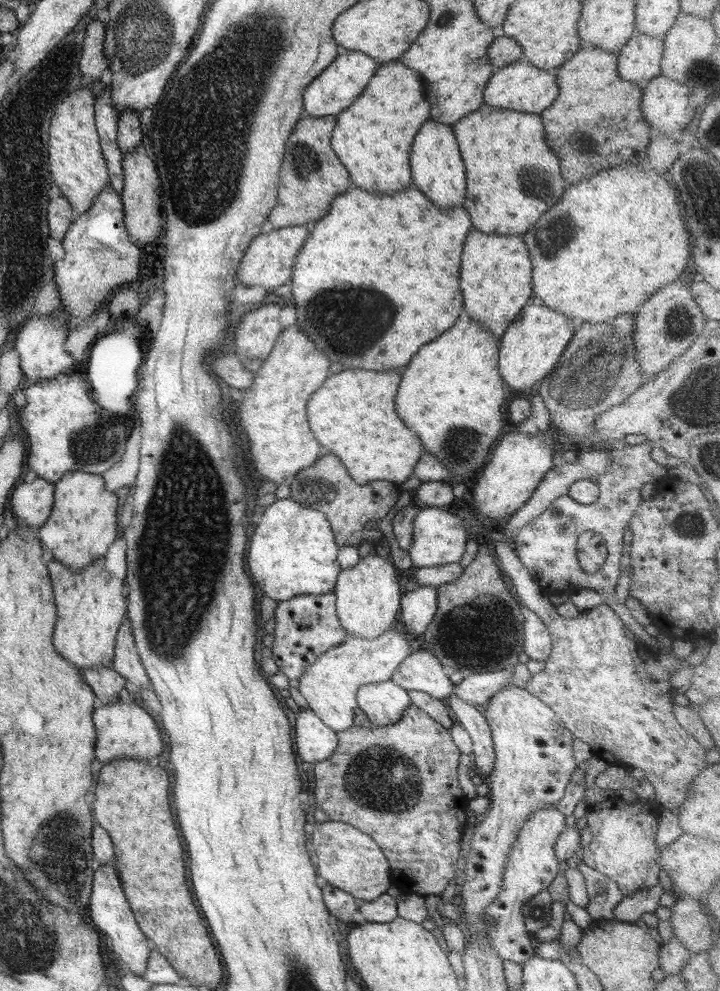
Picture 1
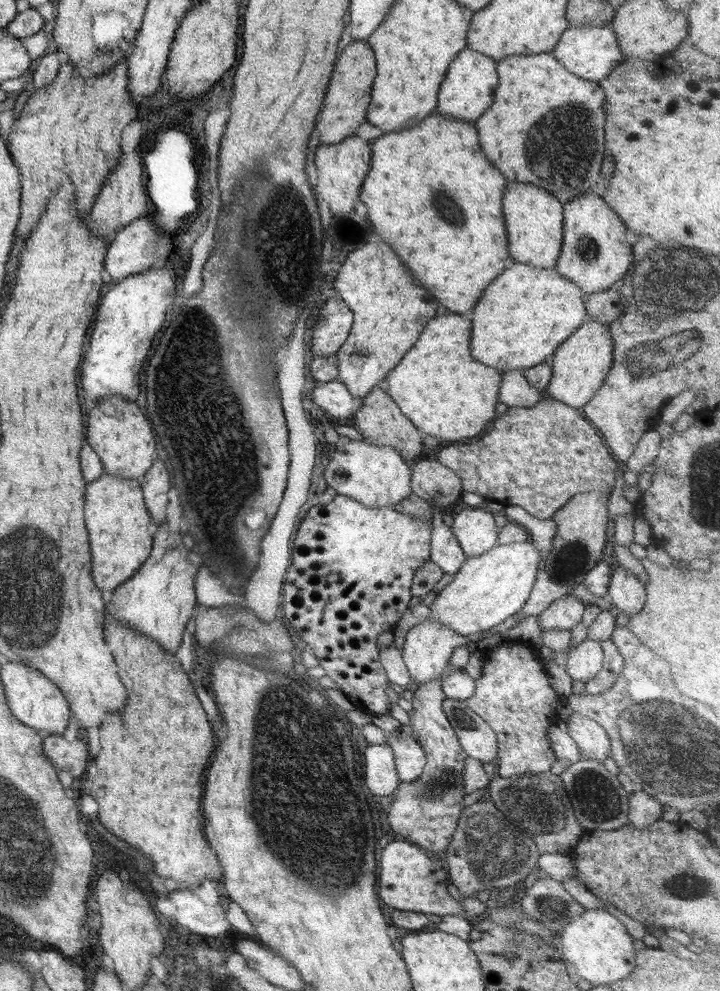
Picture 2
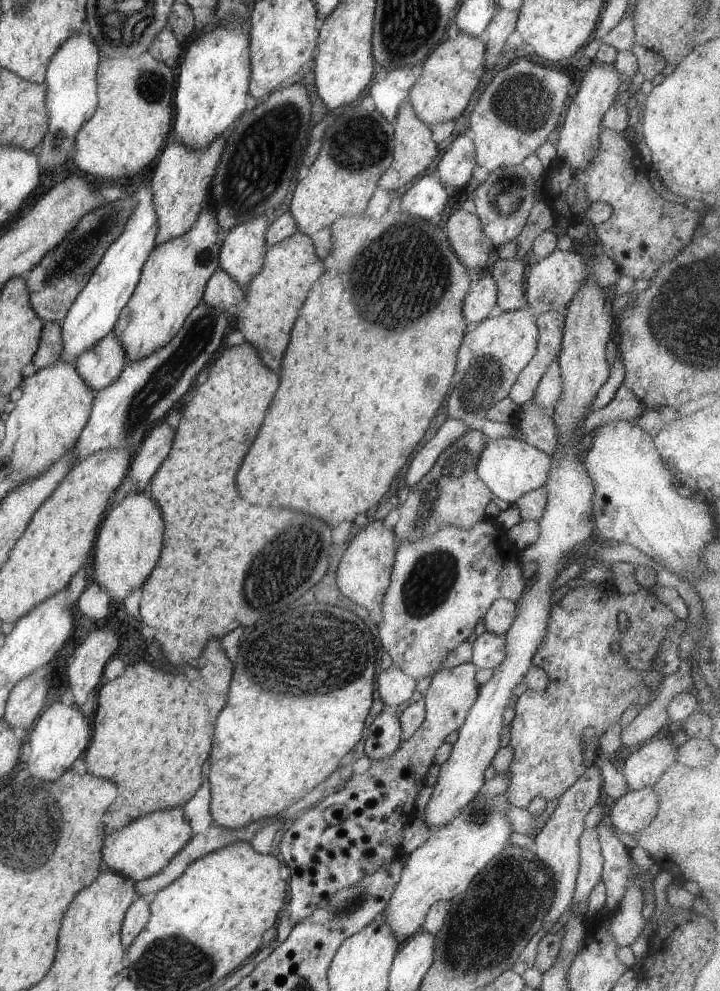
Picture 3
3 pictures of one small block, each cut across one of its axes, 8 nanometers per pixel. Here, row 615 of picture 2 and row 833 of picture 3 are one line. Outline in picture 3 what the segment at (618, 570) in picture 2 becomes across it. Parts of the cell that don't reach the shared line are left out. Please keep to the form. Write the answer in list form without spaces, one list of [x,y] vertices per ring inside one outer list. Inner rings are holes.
[[[653,787],[629,791],[610,808],[610,822],[615,832],[634,834],[646,828],[658,812],[658,796]]]

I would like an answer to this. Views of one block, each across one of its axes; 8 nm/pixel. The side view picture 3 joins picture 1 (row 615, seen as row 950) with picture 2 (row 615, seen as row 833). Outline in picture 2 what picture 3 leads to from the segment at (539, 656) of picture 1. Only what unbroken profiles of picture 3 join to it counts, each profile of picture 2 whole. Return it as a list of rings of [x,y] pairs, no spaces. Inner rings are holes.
[[[568,594],[552,602],[544,612],[536,617],[544,631],[570,631],[582,621],[584,610],[586,610],[586,605],[576,596]]]

